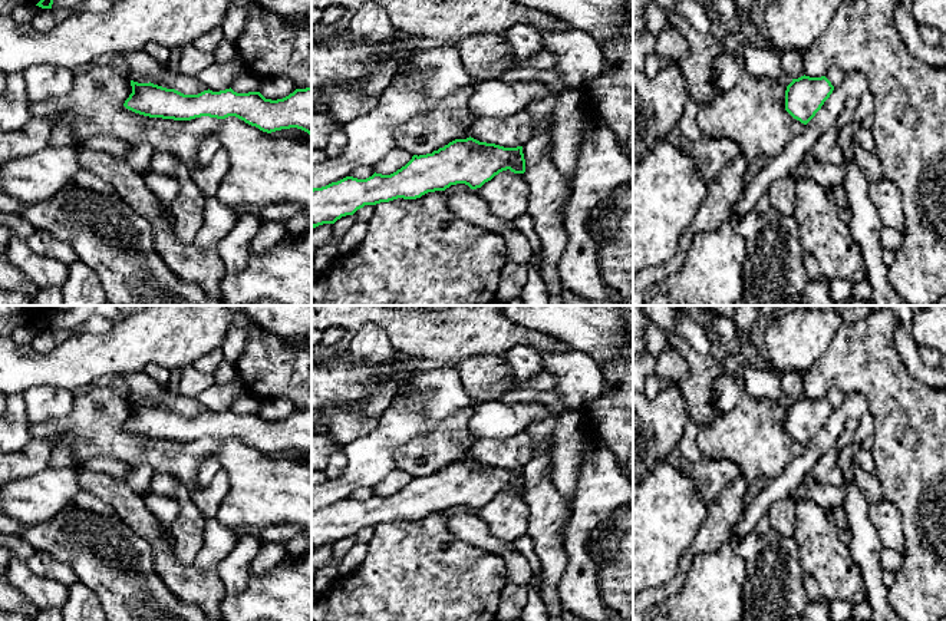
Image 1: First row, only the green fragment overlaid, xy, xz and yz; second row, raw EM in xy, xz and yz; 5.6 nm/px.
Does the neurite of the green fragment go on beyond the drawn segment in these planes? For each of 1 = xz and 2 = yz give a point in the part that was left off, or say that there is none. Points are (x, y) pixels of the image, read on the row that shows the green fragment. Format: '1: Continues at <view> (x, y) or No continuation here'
1: No continuation here
2: No continuation here

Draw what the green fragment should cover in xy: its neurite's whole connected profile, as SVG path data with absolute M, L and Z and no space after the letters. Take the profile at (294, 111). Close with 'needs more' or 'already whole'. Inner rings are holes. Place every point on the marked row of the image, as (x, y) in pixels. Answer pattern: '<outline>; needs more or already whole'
M131 80L131 86L132 93L123 106L144 116L174 120L235 116L267 133L297 128L312 136L312 87L296 89L283 99L271 100L260 92L237 93L231 87L184 95L151 82Z; already whole

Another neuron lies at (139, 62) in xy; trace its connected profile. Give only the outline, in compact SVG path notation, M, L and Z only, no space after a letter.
M145 50L125 52L122 53L122 59L128 75L139 75L154 85L175 89L184 95L198 95L208 90L198 76L187 76L172 69L168 63L159 63Z

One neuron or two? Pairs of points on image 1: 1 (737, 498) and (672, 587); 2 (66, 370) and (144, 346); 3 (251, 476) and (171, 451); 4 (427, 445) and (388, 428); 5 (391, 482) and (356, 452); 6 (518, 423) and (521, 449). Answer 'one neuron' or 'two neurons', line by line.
1: one neuron
2: one neuron
3: one neuron
4: two neurons
5: two neurons
6: two neurons

